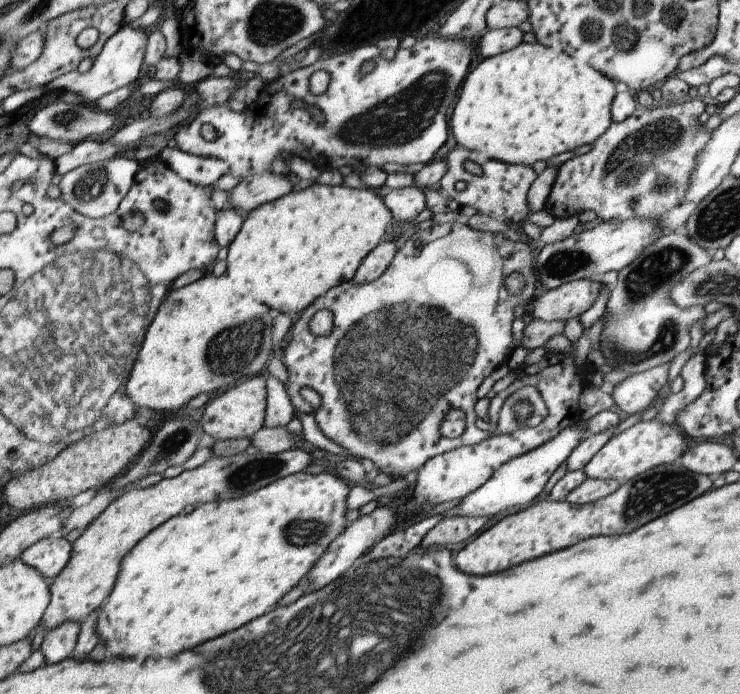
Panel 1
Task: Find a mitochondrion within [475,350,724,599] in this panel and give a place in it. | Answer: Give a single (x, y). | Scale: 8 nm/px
(652, 494)

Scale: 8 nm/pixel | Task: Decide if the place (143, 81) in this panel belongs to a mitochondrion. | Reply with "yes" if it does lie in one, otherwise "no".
no

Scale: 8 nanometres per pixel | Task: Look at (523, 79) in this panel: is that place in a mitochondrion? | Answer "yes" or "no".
no

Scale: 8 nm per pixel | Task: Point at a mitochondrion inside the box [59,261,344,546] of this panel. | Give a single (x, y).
(230, 350)

